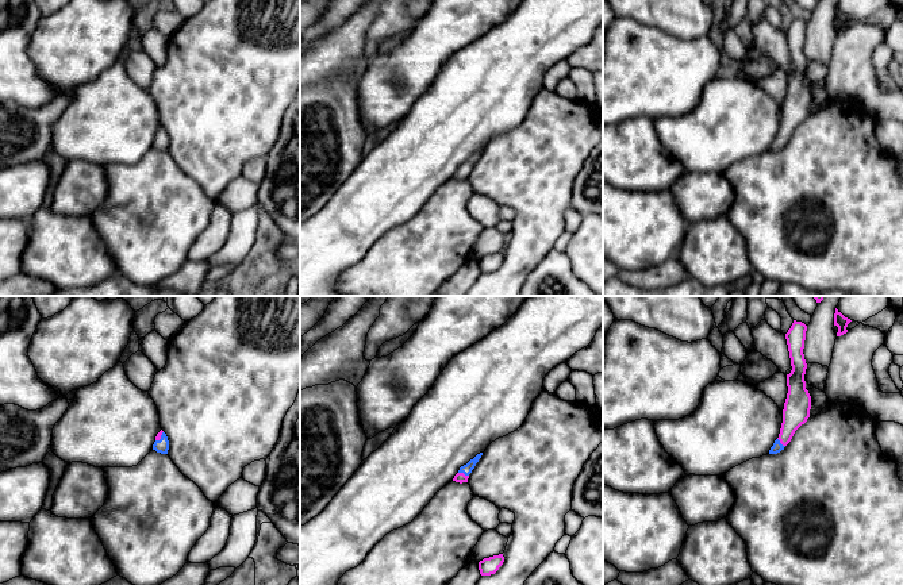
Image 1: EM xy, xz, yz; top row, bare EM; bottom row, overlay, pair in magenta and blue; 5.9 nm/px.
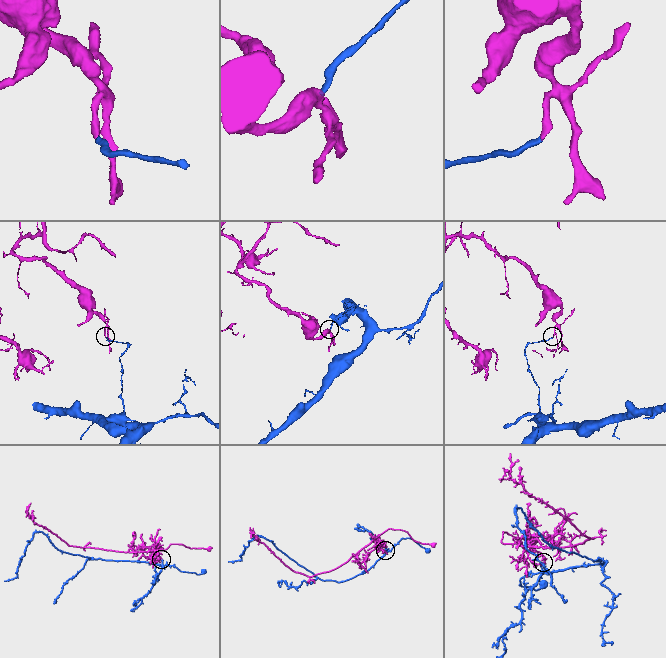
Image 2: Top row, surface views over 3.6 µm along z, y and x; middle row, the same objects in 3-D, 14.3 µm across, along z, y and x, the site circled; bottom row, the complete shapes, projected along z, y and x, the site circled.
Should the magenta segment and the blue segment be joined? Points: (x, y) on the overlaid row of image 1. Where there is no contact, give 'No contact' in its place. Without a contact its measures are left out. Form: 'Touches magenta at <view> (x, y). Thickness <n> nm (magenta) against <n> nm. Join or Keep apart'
Touches magenta at xz (462, 473). Thickness 60 nm (magenta) against 70 nm. Keep apart

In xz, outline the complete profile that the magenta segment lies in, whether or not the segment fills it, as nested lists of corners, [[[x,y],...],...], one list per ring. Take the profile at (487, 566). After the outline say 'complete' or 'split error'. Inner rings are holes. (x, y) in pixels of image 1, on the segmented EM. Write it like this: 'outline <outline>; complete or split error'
outline [[[503,554],[484,558],[483,561],[479,562],[480,574],[481,576],[495,574],[499,570],[499,567],[503,565],[503,562],[504,562]]]; complete

